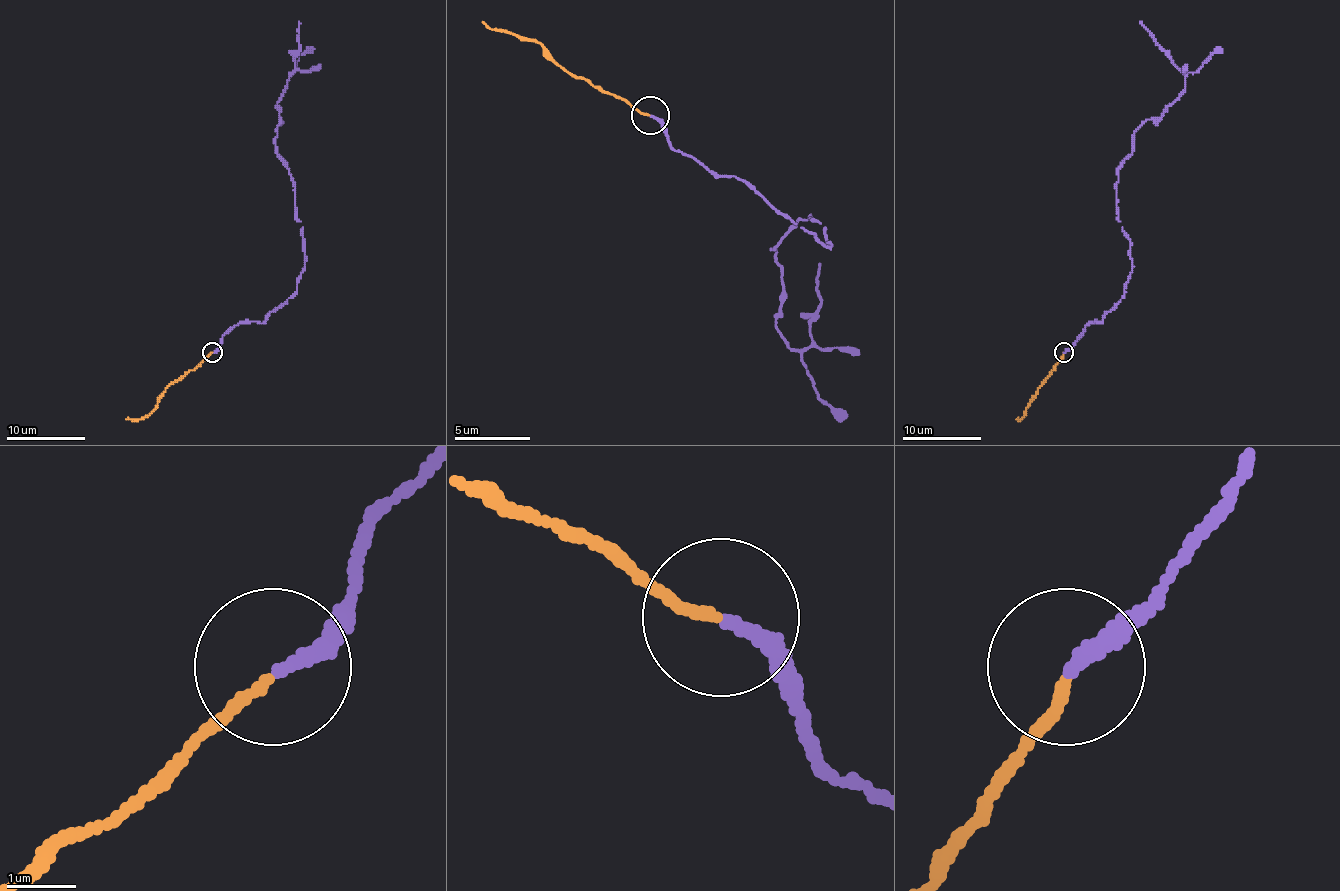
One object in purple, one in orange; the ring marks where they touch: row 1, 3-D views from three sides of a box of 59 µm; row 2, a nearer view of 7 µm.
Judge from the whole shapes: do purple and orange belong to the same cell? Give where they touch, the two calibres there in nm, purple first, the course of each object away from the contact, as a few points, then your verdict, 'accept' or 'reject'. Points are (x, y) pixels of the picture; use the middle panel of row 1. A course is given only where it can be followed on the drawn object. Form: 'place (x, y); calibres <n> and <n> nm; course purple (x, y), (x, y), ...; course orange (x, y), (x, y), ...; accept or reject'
place (650, 115); calibres 200 and 130 nm; course purple (651, 114), (677, 152), (830, 247), (818, 221), (772, 247), (791, 350), (811, 342), (818, 262); course orange (651, 114), (574, 80), (525, 38), (483, 22); accept

